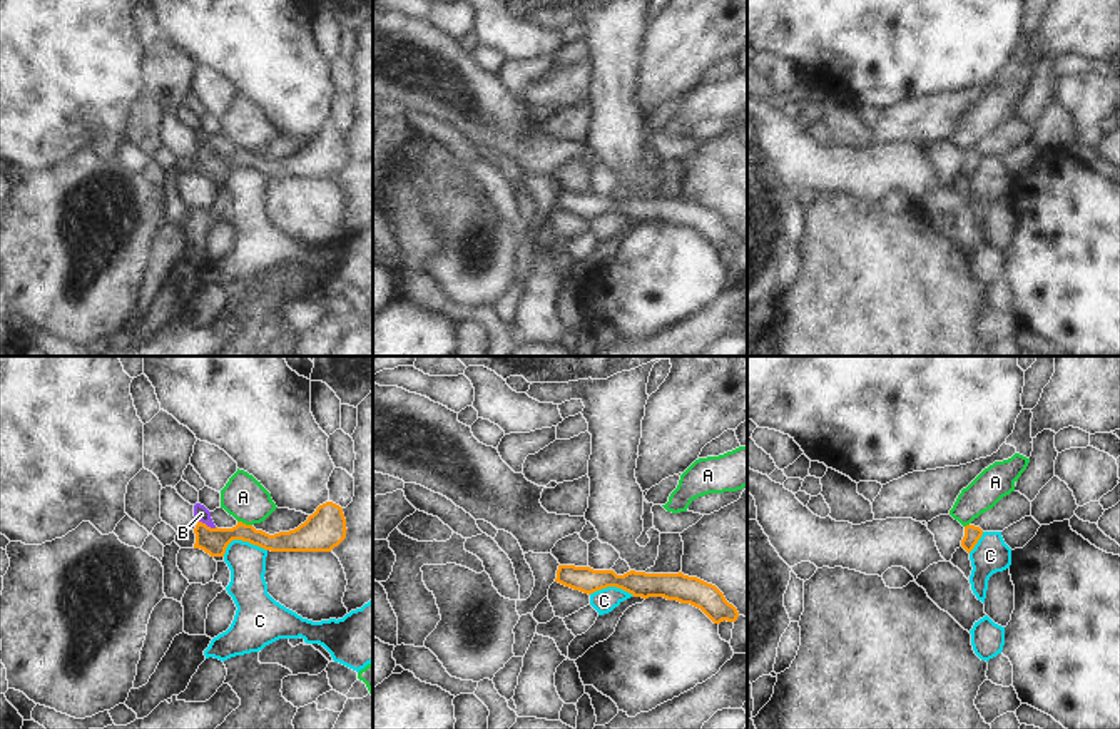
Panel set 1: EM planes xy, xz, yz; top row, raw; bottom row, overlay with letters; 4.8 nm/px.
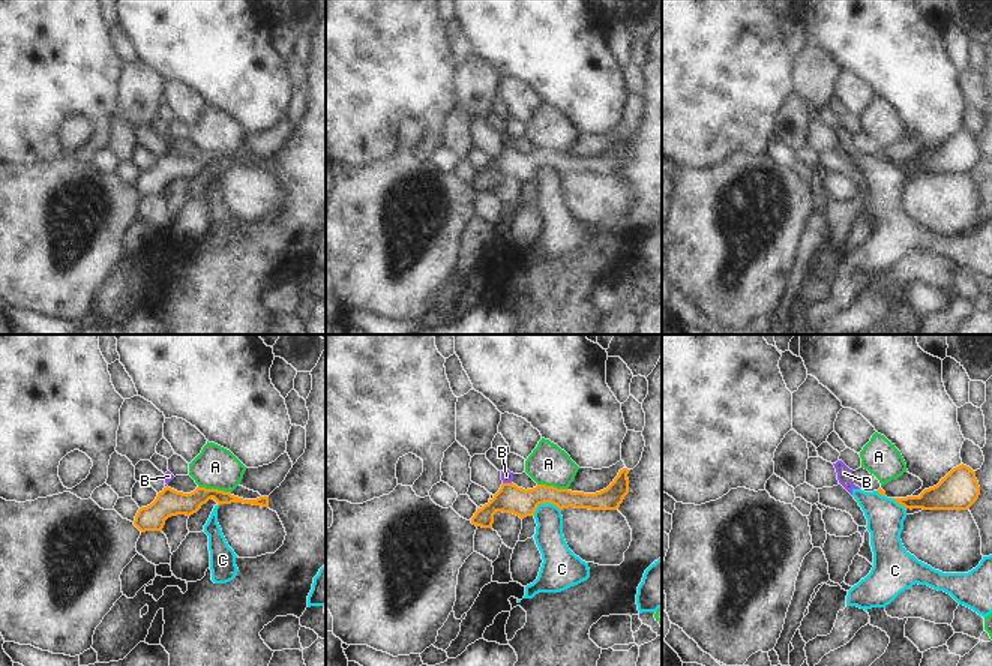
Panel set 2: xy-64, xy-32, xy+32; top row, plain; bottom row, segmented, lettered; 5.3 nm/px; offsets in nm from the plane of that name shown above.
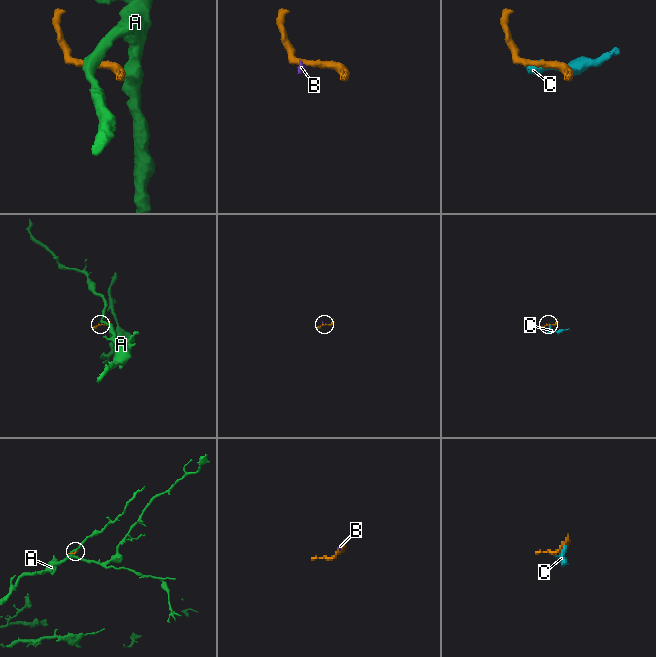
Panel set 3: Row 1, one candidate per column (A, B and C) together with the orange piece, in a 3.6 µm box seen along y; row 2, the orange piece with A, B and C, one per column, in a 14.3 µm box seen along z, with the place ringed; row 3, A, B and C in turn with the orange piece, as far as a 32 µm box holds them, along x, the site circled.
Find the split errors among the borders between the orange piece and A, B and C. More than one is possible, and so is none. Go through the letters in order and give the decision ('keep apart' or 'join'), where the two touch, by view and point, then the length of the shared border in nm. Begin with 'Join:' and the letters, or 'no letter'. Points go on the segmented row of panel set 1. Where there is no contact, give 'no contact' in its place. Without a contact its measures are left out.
Join: no letter
A: keep apart | xy (244, 524) | 80 nm
B: keep apart | xy (206, 525) | 100 nm
C: keep apart | xy (241, 539) | 220 nm

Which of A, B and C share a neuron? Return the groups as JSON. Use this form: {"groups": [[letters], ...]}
{"groups": [["A"], ["B", "C"]]}

